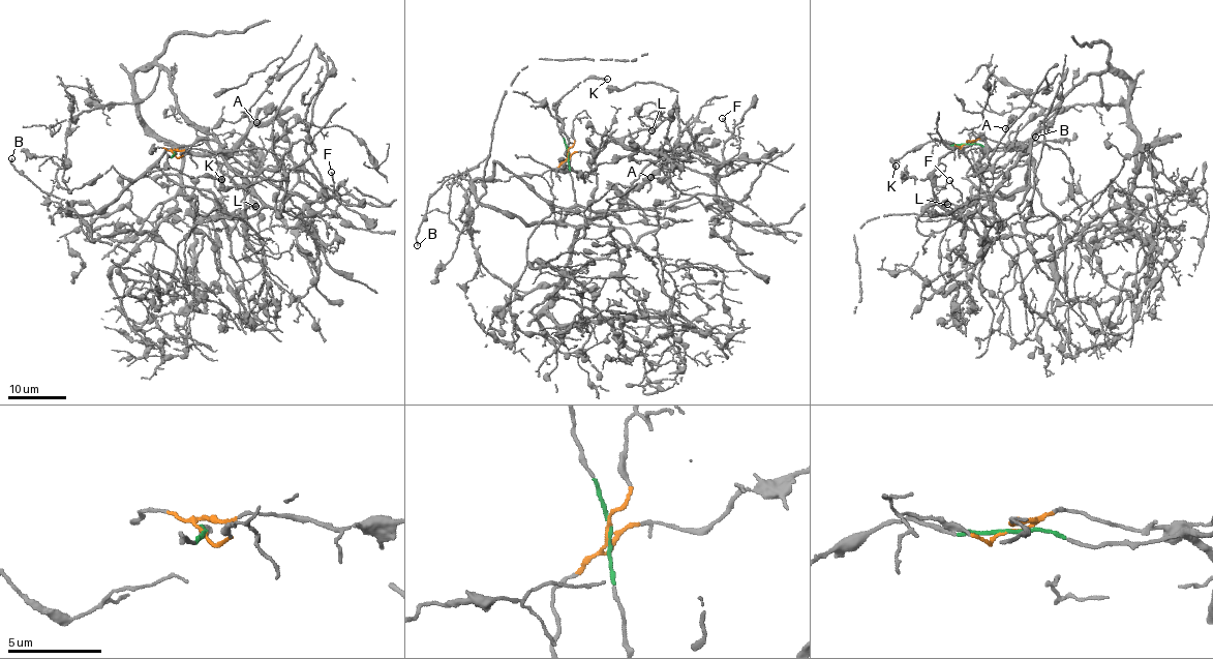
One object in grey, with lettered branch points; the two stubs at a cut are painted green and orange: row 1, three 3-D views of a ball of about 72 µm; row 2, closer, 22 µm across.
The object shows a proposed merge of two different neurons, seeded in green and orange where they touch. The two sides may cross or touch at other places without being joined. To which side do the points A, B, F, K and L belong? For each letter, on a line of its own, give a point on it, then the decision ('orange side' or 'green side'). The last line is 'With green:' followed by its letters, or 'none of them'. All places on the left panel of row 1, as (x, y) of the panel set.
A: at (256, 122); orange side
B: at (11, 158); green side
F: at (331, 172); orange side
K: at (221, 179); green side
L: at (255, 206); orange side
With green: B, K

